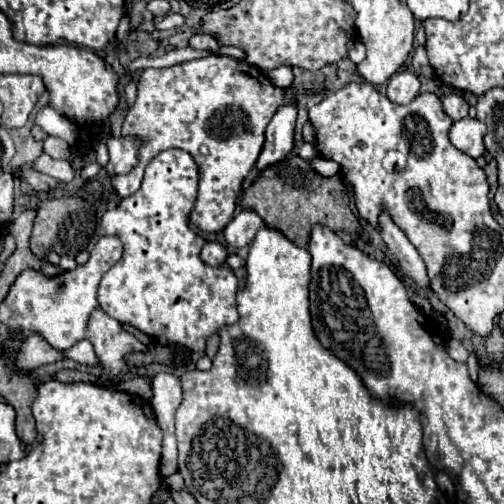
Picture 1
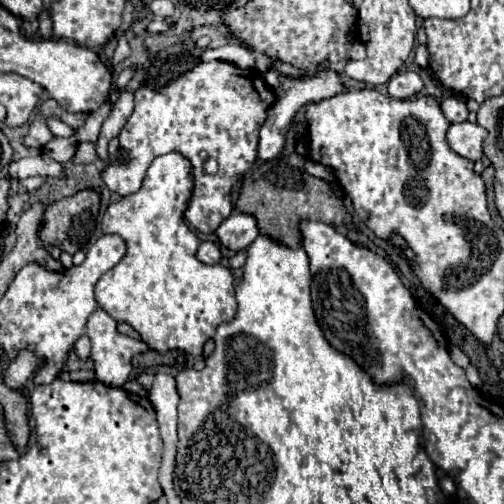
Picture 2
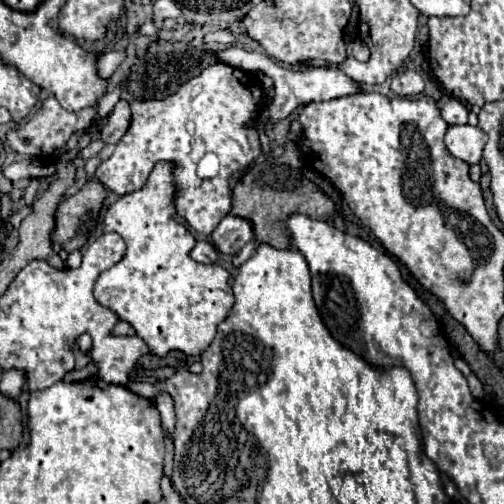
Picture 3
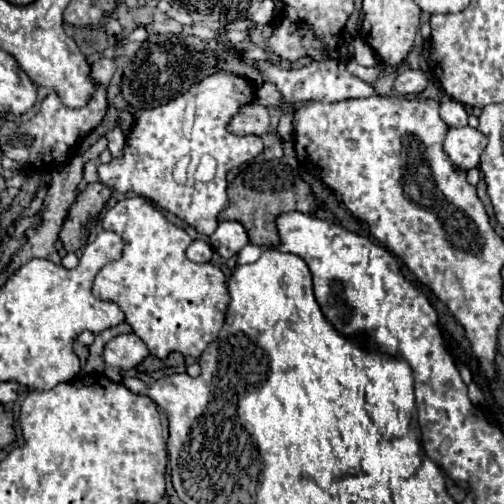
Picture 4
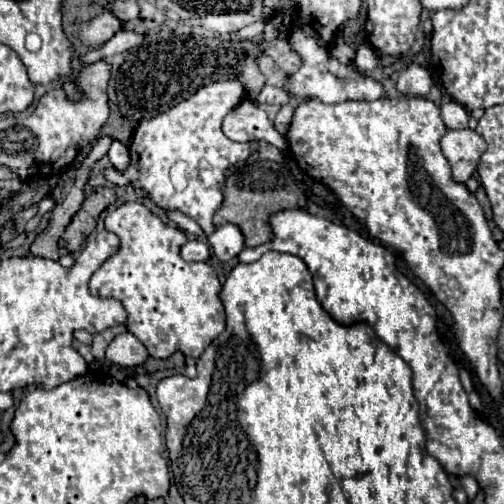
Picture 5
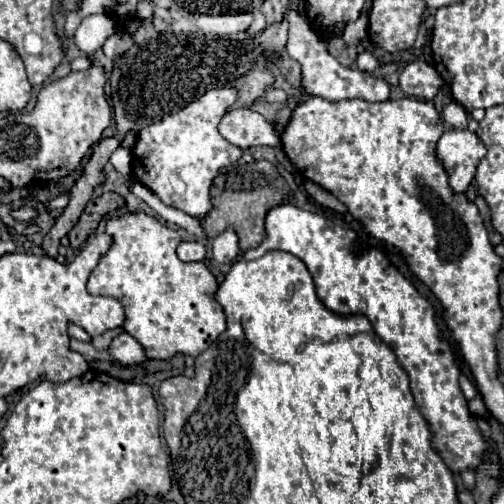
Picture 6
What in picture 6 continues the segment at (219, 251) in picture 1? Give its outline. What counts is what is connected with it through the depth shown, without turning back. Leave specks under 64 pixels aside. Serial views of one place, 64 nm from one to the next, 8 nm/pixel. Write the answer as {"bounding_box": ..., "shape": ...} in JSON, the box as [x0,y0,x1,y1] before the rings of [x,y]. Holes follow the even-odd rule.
{"bounding_box":[176,242,206,262],"shape":[[[180,242],[176,254],[182,262],[194,262],[194,260],[204,260],[206,250],[200,242]]]}

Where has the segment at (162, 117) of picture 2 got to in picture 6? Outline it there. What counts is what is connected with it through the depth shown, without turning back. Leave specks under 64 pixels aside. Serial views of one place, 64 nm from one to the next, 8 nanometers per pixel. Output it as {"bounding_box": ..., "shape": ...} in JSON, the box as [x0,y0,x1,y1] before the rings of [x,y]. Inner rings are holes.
{"bounding_box":[132,88,242,218],"shape":[[[234,88],[210,90],[166,120],[146,126],[138,134],[132,150],[134,178],[148,186],[166,206],[178,208],[196,218],[204,218],[210,210],[210,184],[218,176],[218,170],[242,156],[242,150],[224,140],[216,128],[220,118],[226,114],[226,108],[230,108],[234,100]]]}

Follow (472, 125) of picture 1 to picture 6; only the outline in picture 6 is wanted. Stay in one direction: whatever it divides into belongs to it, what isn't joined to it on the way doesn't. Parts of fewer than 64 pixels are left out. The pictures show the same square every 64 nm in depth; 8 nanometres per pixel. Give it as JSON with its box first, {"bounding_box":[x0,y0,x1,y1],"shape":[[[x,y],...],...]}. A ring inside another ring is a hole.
{"bounding_box":[436,130,486,194],"shape":[[[448,130],[436,146],[436,156],[448,174],[448,182],[456,194],[464,194],[476,174],[486,148],[470,130]]]}

